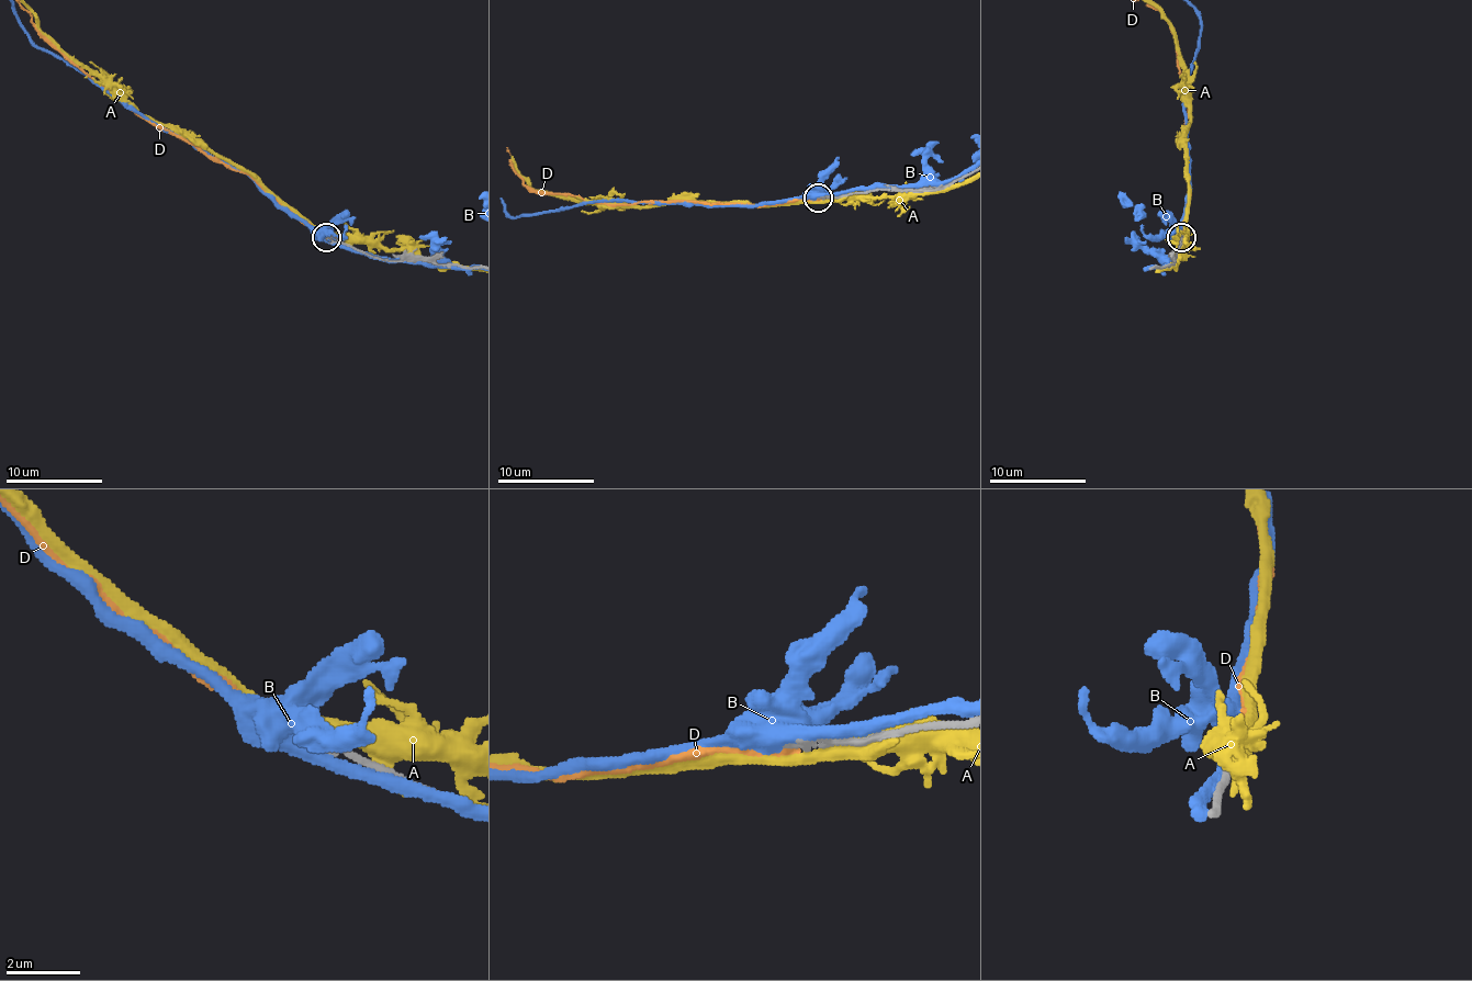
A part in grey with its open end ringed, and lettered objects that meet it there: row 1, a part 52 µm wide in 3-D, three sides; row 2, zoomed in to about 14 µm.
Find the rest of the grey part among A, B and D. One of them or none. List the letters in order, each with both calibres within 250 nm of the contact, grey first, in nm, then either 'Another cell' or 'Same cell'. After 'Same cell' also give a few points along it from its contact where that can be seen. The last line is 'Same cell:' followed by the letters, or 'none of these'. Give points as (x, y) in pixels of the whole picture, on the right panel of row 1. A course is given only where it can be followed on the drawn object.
A: Thickness 240 nm (grey) against 360 nm. Another cell
B: Thickness 180 nm (grey) against 340 nm. Another cell
D: Thickness 200 nm (grey) against 240 nm. Same cell
Same cell: D

